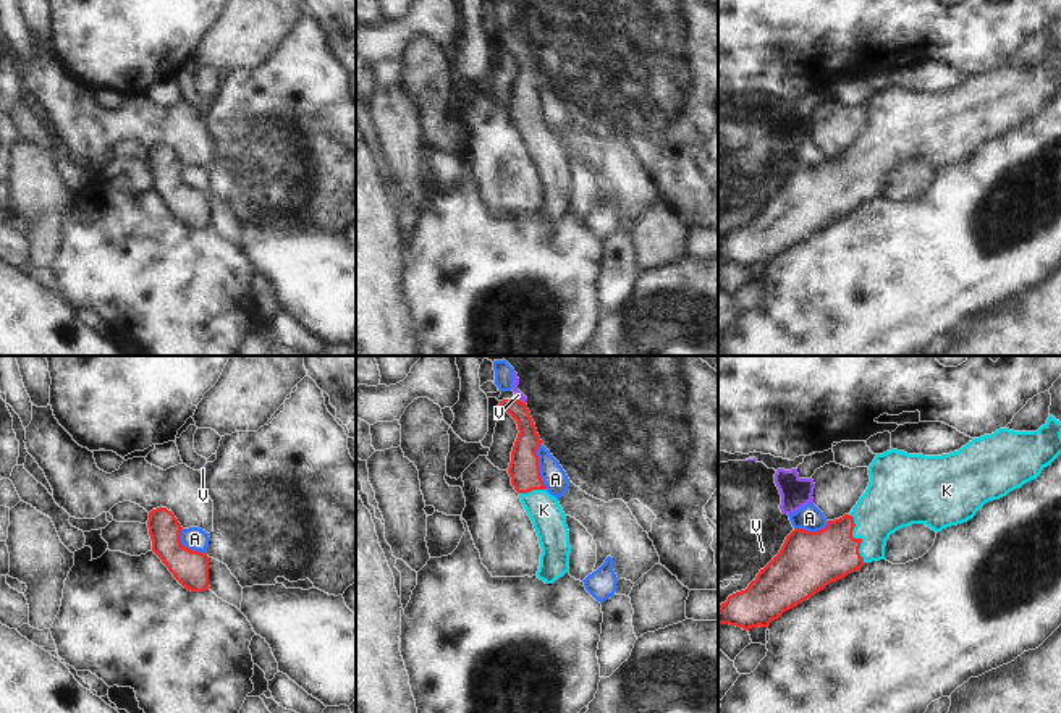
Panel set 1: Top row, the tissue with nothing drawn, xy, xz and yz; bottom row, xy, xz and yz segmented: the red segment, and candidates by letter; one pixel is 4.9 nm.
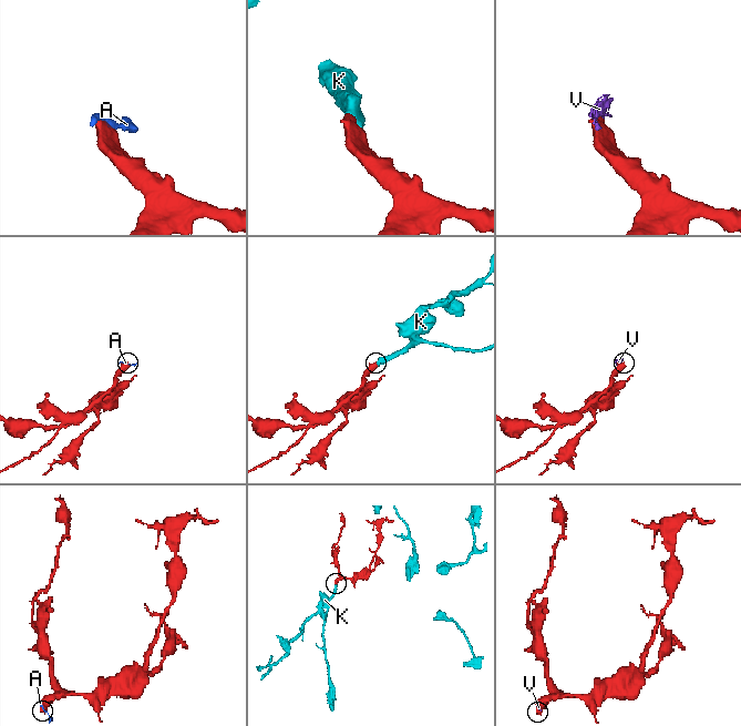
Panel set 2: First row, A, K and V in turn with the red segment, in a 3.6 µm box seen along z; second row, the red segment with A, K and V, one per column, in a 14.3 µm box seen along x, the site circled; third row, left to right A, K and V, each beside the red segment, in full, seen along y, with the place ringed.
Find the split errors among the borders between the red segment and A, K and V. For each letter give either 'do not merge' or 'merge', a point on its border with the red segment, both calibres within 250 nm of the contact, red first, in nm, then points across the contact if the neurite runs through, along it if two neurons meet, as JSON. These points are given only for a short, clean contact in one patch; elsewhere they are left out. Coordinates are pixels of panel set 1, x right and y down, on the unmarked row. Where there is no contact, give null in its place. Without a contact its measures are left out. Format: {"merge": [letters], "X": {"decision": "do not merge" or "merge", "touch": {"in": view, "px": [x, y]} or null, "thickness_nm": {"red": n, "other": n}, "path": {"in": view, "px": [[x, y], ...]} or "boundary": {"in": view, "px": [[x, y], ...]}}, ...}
{"merge": ["K"], "A": {"decision": "do not merge", "touch": {"in": "xz", "px": [539, 104]}, "thickness_nm": {"red": 160, "other": 120}}, "K": {"decision": "merge", "touch": {"in": "yz", "px": [858, 177]}, "thickness_nm": {"red": 280, "other": 280}, "path": {"in": "yz", "px": [[812, 198], [830, 193], [858, 177], [891, 139]]}}, "V": {"decision": "do not merge", "touch": {"in": "xz", "px": [518, 37]}, "thickness_nm": {"red": 120, "other": 50}, "boundary": {"in": "xz", "px": [[515, 34], [524, 41]]}}}

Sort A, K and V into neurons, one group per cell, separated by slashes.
A V / K

